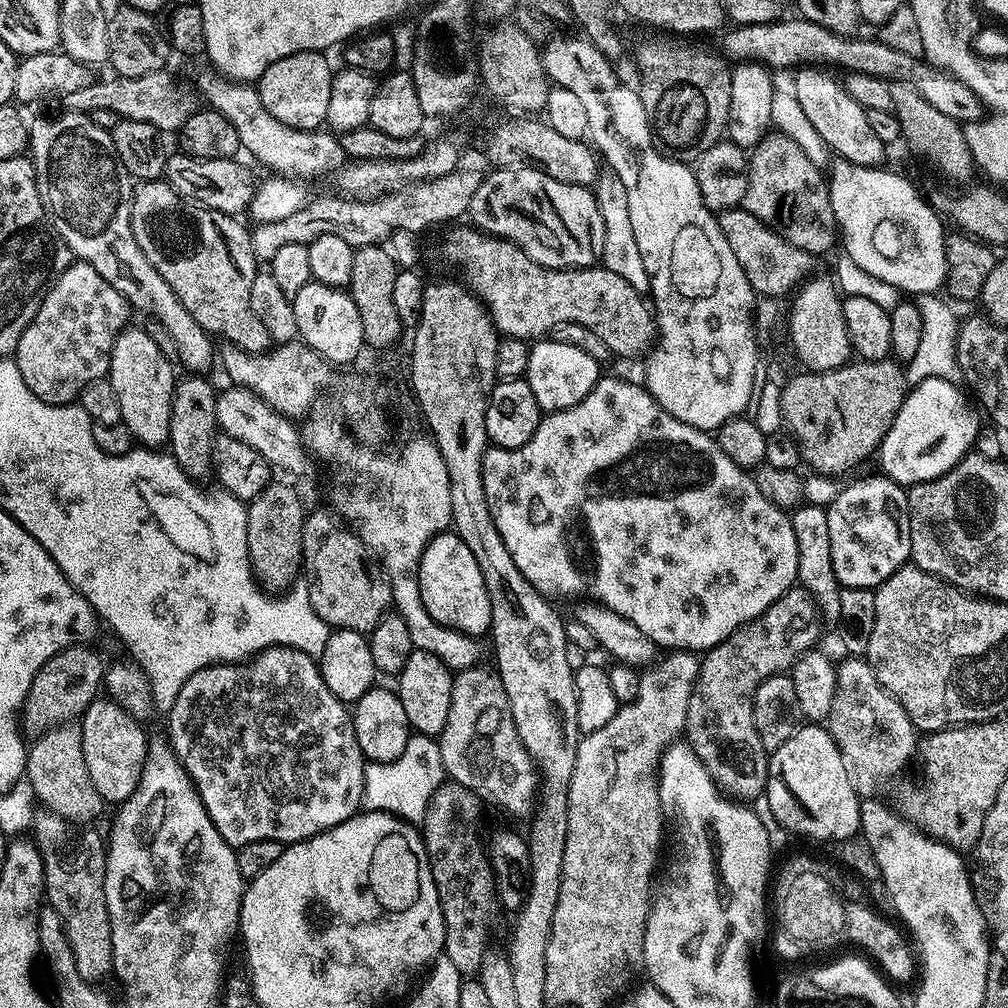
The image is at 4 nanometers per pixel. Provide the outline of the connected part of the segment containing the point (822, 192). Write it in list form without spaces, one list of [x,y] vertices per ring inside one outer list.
[[[779,134],[773,135],[773,137],[773,140],[765,139],[751,153],[748,165],[748,189],[742,207],[750,214],[754,214],[754,218],[758,218],[765,226],[773,228],[779,236],[786,238],[786,242],[813,254],[828,252],[832,248],[832,243],[837,243],[838,229],[832,203],[828,197],[825,173],[823,176],[820,173],[823,171],[810,162],[810,158],[806,158],[806,154],[802,154],[802,150],[798,150],[798,142]]]

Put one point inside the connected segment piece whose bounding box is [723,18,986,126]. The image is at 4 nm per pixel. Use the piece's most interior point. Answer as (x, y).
(781, 44)

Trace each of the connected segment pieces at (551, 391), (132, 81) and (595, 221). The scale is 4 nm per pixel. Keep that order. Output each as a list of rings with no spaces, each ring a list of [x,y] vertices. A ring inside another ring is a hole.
[[[540,338],[530,347],[526,379],[530,390],[534,390],[534,398],[541,413],[547,414],[578,406],[578,402],[582,402],[582,398],[586,398],[586,394],[590,394],[592,387],[600,381],[600,368],[601,361],[590,358],[586,350],[578,350],[578,346],[570,346],[551,338]]]
[[[165,70],[162,72],[155,72],[154,74],[142,74],[142,78],[126,78],[125,76],[116,76],[115,78],[111,78],[112,80],[100,80],[97,82],[89,82],[85,88],[82,90],[74,90],[74,94],[70,94],[66,98],[66,104],[69,109],[83,112],[87,114],[90,110],[114,110],[114,114],[118,114],[122,120],[133,120],[134,122],[150,122],[150,126],[154,126],[155,128],[160,129],[161,132],[165,134],[175,133],[181,126],[182,122],[186,122],[186,118],[190,118],[190,114],[194,114],[198,111],[198,103],[196,104],[196,100],[198,102],[198,96],[195,91],[191,87],[187,88],[184,84],[179,84],[178,81],[175,80],[174,77],[171,76],[171,71]]]
[[[496,168],[480,181],[474,198],[470,198],[467,215],[479,231],[499,238],[508,234],[508,240],[518,236],[524,253],[541,268],[591,268],[598,260],[598,246],[604,240],[602,214],[596,205],[596,194],[592,188],[574,186],[550,178],[543,170],[531,168]]]

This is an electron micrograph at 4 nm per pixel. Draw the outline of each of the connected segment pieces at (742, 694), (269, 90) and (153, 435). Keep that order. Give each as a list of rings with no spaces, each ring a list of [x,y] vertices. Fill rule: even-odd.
[[[793,586],[758,618],[703,653],[690,706],[686,706],[683,735],[717,789],[729,797],[748,802],[767,789],[770,754],[754,730],[752,696],[766,677],[787,673],[797,658],[817,647],[820,624],[820,607],[812,595]]]
[[[295,52],[278,62],[274,62],[260,76],[258,89],[262,103],[270,113],[286,126],[298,129],[319,129],[326,121],[326,106],[330,106],[330,86],[334,68],[328,65],[324,52]]]
[[[129,326],[121,332],[119,338],[114,342],[112,351],[112,361],[108,367],[107,377],[114,386],[114,394],[118,394],[118,406],[122,406],[122,422],[130,430],[133,441],[140,440],[145,449],[156,450],[161,446],[167,445],[168,435],[170,434],[170,410],[172,409],[172,389],[176,387],[177,377],[172,376],[174,366],[154,346],[150,334],[144,332],[143,327]]]

